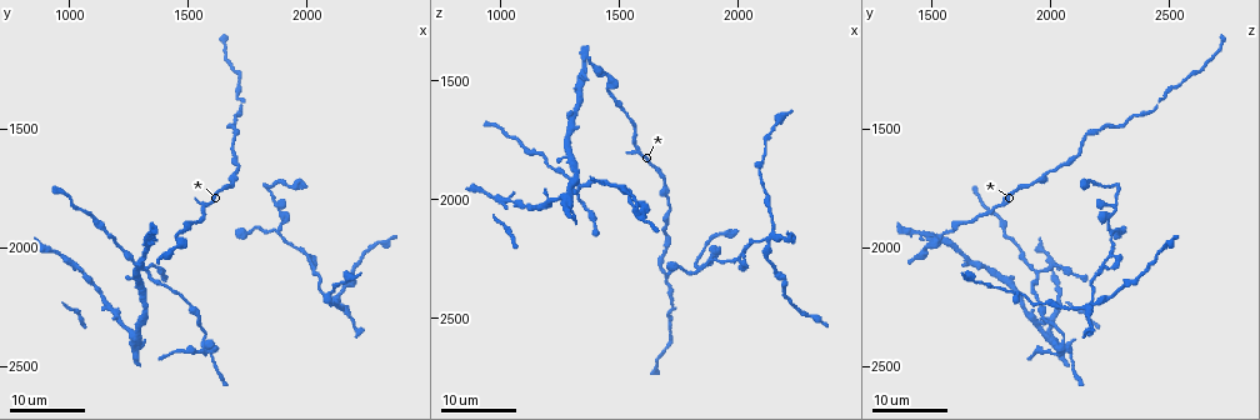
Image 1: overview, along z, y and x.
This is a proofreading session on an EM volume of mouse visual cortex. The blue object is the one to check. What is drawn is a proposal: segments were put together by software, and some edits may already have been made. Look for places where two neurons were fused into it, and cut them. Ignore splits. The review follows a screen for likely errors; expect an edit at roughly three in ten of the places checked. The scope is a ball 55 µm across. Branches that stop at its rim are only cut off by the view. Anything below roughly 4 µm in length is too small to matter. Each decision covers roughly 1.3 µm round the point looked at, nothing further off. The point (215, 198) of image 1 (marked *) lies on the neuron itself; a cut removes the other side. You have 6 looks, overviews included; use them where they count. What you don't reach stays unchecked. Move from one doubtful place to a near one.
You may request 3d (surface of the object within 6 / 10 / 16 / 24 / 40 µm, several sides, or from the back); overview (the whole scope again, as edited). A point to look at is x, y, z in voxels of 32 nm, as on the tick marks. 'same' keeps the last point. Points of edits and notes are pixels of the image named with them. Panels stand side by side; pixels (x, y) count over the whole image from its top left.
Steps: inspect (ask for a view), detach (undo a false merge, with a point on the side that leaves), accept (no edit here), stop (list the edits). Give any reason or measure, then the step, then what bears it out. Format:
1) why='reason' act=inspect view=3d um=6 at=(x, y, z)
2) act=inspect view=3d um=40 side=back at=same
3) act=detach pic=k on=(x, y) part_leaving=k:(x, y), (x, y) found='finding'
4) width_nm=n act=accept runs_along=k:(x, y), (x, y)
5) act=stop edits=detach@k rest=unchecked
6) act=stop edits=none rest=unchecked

why='four or more arms meet' act=inspect view=3d um=16 at=(1580, 2450, 2050)

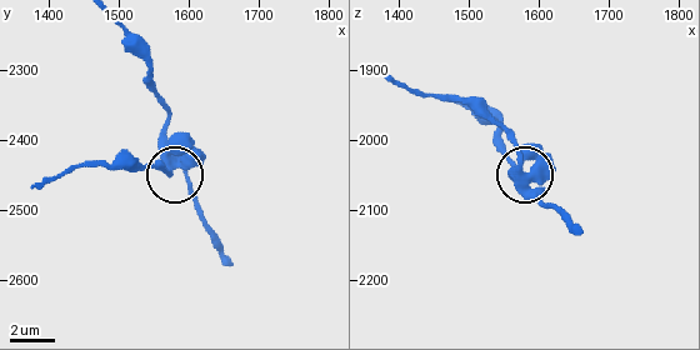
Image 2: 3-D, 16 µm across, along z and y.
why='zoom in' act=inspect view=3d um=6 at=(1580, 2440, 2050)

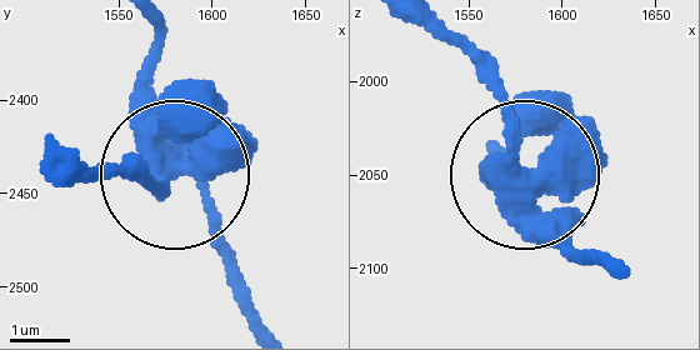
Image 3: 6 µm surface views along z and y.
width_nm=490 act=accept found='one neuron here'

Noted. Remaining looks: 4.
why='a fork' act=inspect view=3d um=24 at=(2130, 2250, 2180)

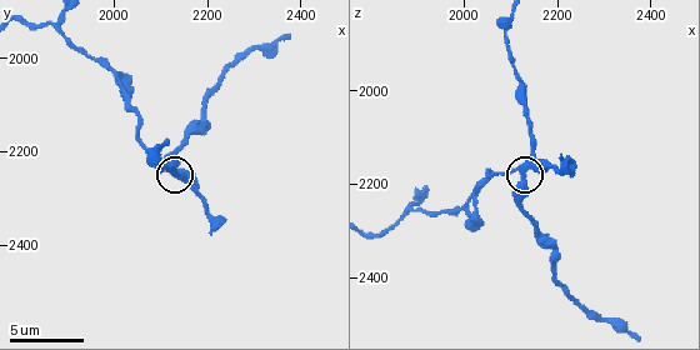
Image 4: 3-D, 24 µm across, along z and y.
why='zoom in' act=inspect view=3d um=6 at=same

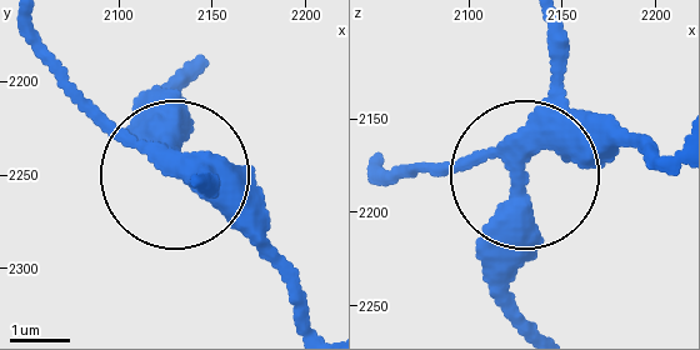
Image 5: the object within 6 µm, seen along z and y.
side_arm_um=19 act=accept runs_along=5:(383, 166), (503, 161), (518, 185), (518, 300) found='all the same neuron'

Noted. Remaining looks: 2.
why='side arm on a straight run' act=inspect view=3d um=16 at=(2005, 2050, 2235)

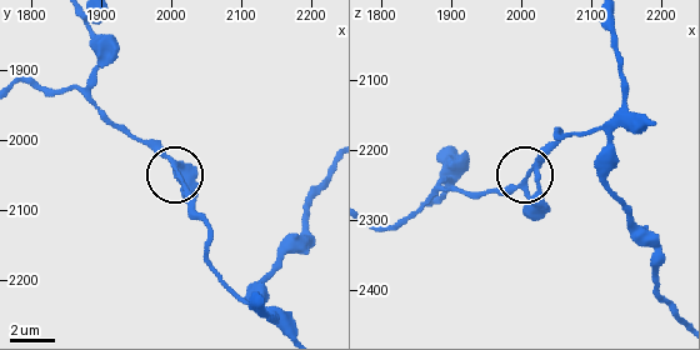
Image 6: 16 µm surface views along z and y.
arms=3 act=accept found='one neuron here'

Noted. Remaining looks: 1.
act=stop edits=none rest=unchecked

